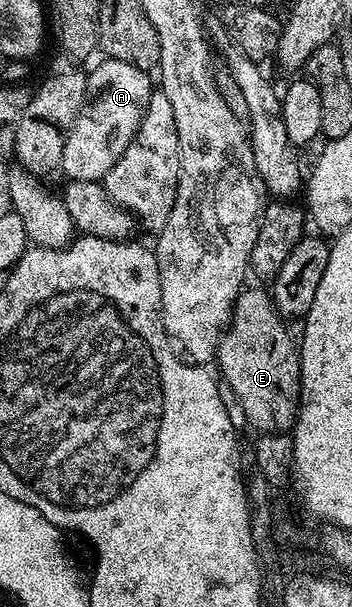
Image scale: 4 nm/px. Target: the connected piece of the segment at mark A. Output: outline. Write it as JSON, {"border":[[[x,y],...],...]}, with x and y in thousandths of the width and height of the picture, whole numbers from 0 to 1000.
{"border":[[[295,96],[290,102],[253,117],[253,155],[190,216],[173,270],[176,287],[185,285],[190,295],[293,298],[310,278],[321,278],[321,272],[347,262],[366,232],[378,232],[429,165],[435,130],[420,119],[330,97]]]}

